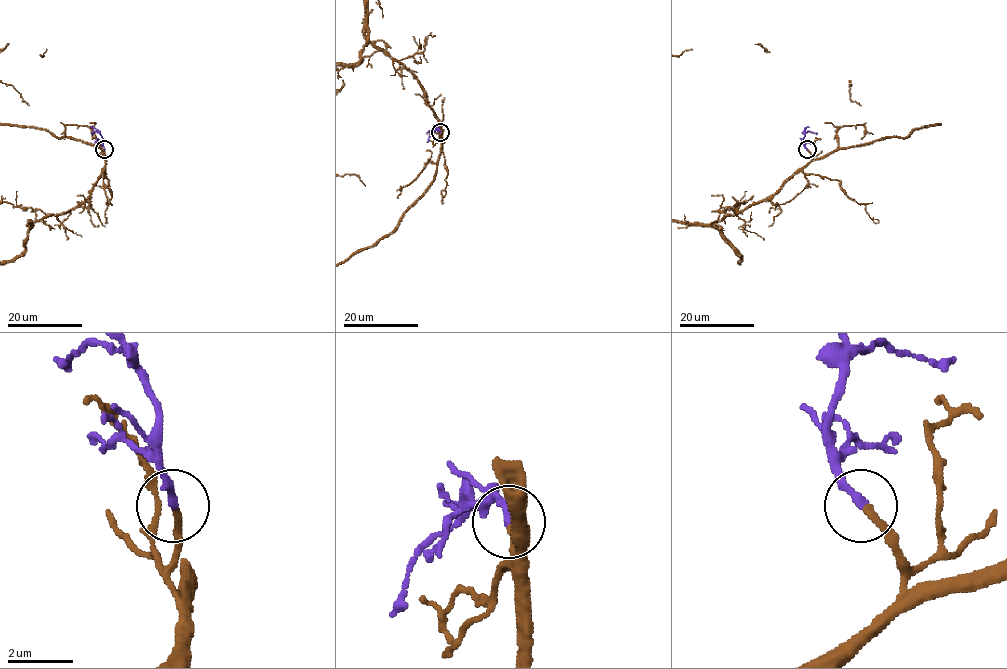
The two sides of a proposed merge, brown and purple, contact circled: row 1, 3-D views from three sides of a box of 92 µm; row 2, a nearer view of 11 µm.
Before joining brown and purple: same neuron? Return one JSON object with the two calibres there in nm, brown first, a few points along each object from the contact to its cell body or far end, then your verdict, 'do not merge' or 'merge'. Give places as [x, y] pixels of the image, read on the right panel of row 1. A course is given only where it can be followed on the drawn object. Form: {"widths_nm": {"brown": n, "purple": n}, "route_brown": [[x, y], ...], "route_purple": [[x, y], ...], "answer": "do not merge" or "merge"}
{"widths_nm": {"brown": 200, "purple": 260}, "route_purple": [[807, 149], [804, 134], [817, 133]], "answer": "merge"}

